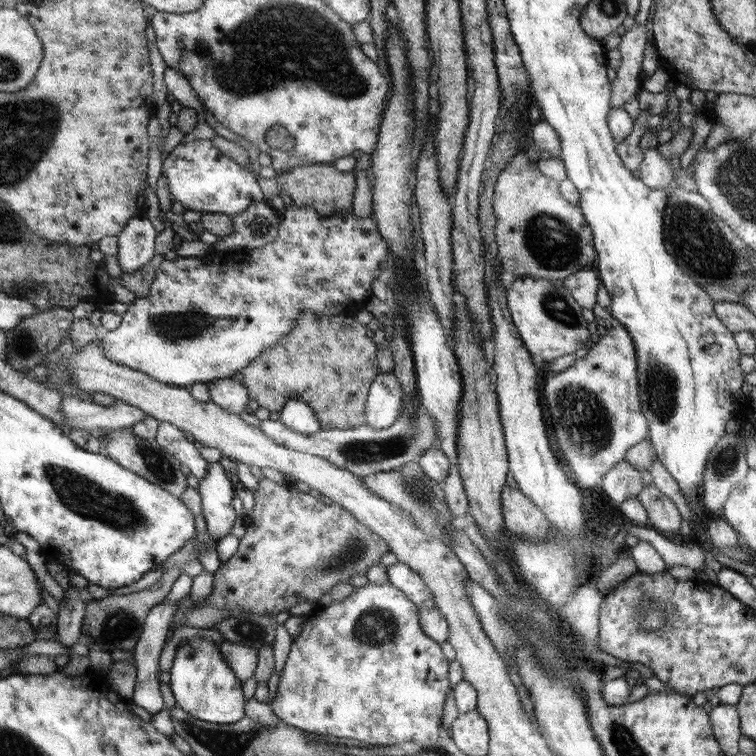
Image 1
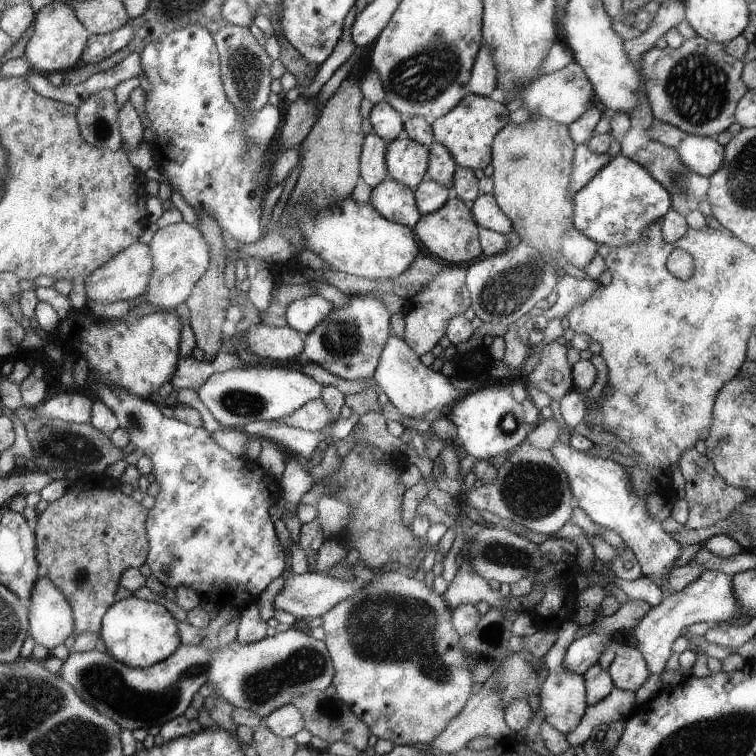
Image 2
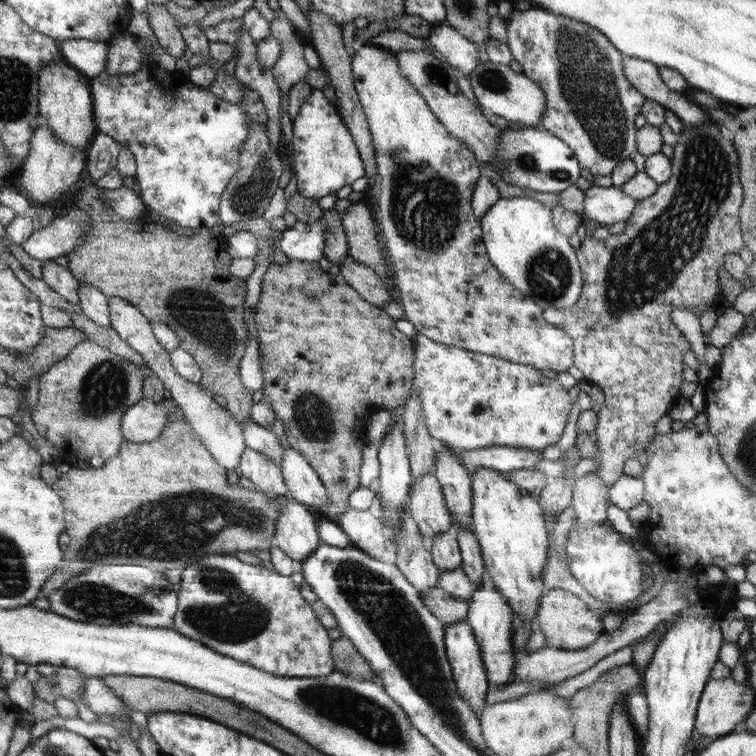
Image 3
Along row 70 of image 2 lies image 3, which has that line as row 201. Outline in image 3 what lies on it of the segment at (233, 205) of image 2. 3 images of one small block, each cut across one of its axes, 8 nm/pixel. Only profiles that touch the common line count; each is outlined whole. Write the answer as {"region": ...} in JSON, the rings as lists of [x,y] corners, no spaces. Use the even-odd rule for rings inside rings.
{"region":[[[136,38],[135,45],[138,46],[139,51],[143,54],[139,71],[136,71],[134,74],[102,73],[90,80],[93,93],[93,110],[97,122],[97,133],[108,134],[118,145],[126,147],[128,151],[132,151],[134,161],[136,161],[135,163],[137,164],[135,178],[140,183],[138,184],[138,186],[140,186],[140,195],[146,206],[149,206],[156,213],[165,216],[168,220],[174,220],[174,222],[180,224],[180,226],[186,226],[186,228],[211,229],[221,222],[221,218],[219,217],[221,196],[226,186],[228,186],[228,181],[230,181],[234,173],[236,173],[240,150],[242,150],[242,145],[244,145],[244,142],[246,142],[246,139],[248,139],[251,134],[248,120],[246,120],[248,117],[244,114],[244,110],[240,110],[240,106],[236,106],[236,103],[231,103],[208,89],[194,85],[177,71],[171,73],[170,71],[162,69],[158,61],[152,57],[153,50],[151,44],[146,41],[146,39]]]}

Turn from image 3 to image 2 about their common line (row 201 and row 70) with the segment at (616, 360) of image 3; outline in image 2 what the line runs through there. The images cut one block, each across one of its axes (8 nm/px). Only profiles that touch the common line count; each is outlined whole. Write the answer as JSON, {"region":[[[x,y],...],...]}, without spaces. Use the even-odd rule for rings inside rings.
{"region":[[[696,36],[684,40],[684,44],[676,49],[654,47],[646,50],[646,54],[638,60],[637,69],[641,78],[644,78],[644,88],[647,90],[652,116],[668,124],[673,124],[689,135],[701,137],[716,137],[720,132],[728,130],[734,122],[734,108],[745,96],[747,86],[741,78],[744,62],[734,58],[725,50],[722,43],[710,42],[709,39]]]}

